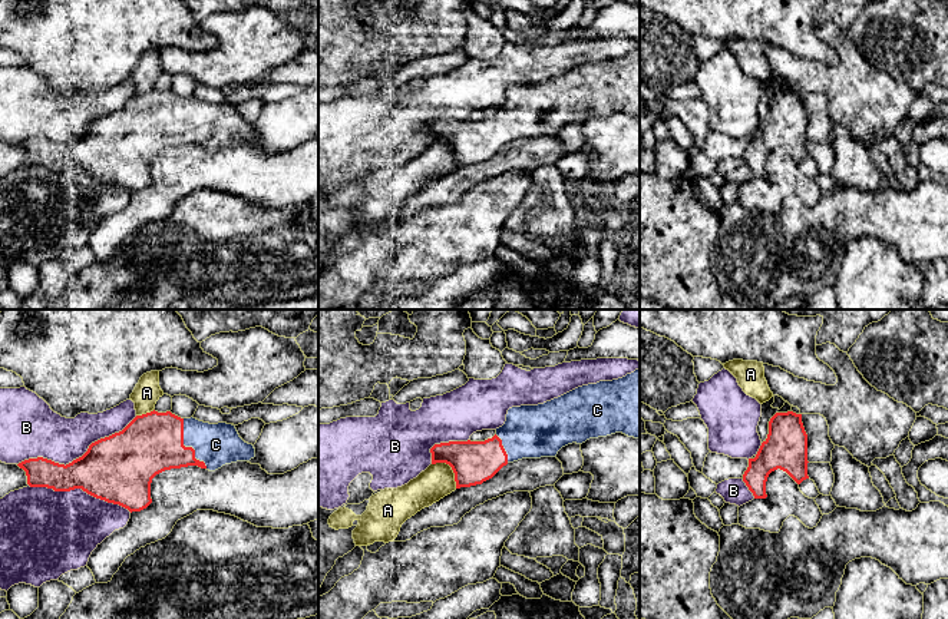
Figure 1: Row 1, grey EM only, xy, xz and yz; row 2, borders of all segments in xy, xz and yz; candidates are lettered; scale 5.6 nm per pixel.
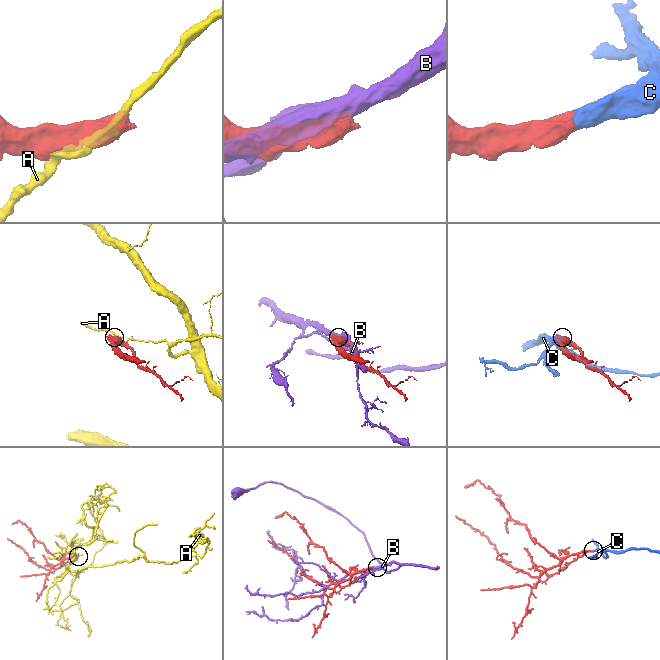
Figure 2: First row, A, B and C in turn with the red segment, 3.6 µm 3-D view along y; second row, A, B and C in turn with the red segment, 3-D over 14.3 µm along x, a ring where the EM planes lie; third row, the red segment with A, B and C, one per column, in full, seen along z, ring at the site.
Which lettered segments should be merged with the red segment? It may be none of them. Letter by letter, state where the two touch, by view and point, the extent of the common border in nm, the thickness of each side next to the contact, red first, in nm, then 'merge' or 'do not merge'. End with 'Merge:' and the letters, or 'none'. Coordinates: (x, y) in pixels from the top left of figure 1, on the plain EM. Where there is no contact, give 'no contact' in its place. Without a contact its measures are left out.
A: contact xz (452, 148); length 200 nm; calibres 240 and 190 nm; do not merge
B: contact xy (79, 136); length 750 nm; calibres 380 and 280 nm; do not merge
C: contact xy (187, 126); length 320 nm; calibres 340 and 240 nm; merge
Merge: C

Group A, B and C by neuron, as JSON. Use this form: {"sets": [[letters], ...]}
{"sets": [["A"], ["B"], ["C"]]}

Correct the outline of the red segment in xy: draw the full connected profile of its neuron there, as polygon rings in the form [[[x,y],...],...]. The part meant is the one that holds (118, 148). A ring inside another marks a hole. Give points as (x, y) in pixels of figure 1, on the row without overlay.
[[[153,89],[136,95],[122,110],[92,122],[82,136],[66,145],[43,136],[29,138],[17,145],[26,150],[30,166],[47,166],[54,171],[82,168],[132,192],[152,182],[152,158],[165,149],[198,145],[215,150],[225,143],[250,140],[254,136],[254,125],[245,122],[232,103],[209,103],[194,96],[181,97],[171,90]]]

